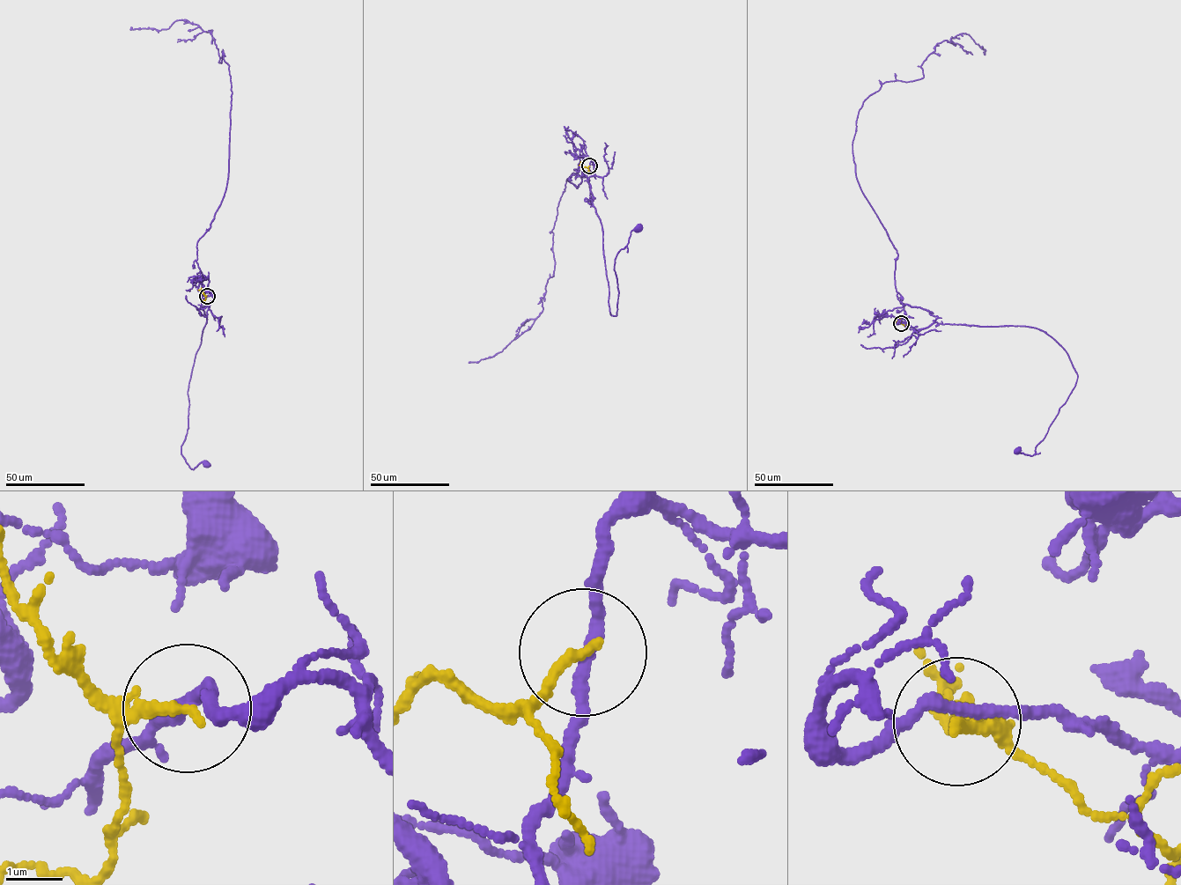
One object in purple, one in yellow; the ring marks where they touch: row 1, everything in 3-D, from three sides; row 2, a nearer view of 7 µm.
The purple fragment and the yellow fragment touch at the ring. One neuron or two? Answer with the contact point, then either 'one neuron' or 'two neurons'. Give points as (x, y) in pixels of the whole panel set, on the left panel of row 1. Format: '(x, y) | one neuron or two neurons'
(207, 296) | two neurons

